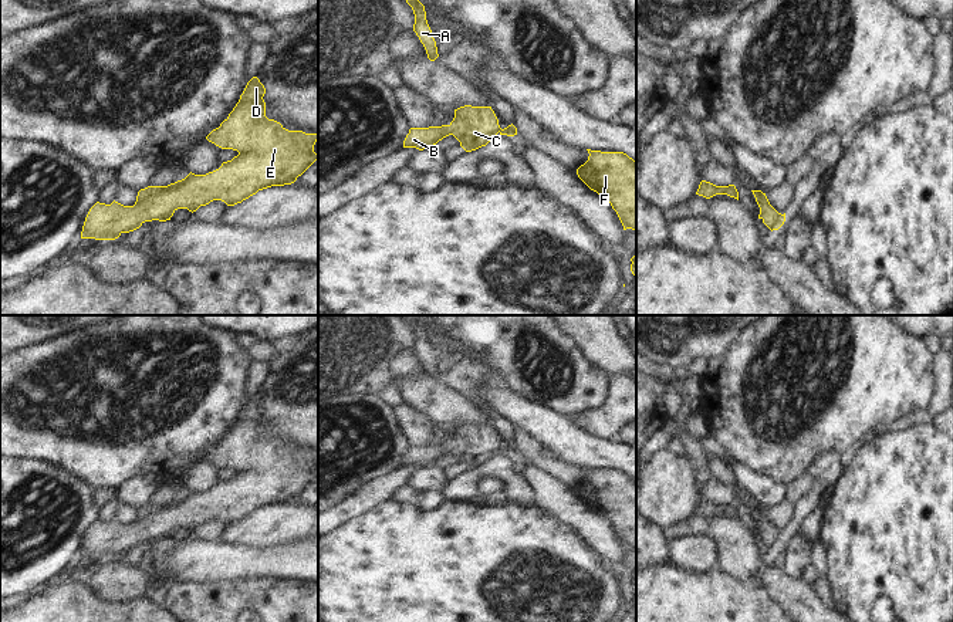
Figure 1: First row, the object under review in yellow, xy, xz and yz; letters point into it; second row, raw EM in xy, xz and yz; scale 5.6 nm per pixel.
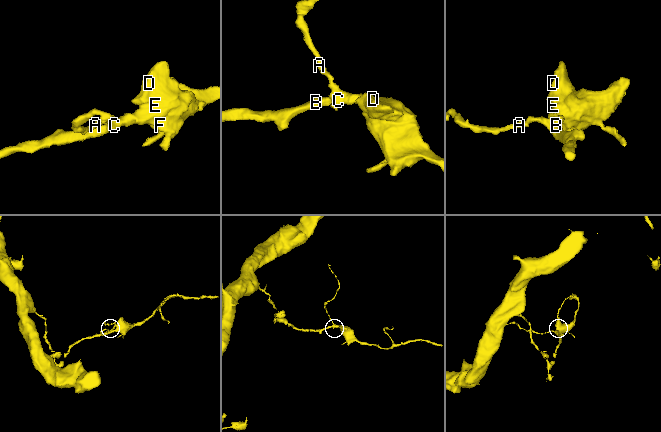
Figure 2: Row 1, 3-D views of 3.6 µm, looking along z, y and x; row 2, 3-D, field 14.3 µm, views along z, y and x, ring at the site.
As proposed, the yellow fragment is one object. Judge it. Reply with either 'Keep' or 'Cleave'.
Keep

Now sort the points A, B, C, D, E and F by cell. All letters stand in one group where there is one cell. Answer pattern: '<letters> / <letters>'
A B C D E F

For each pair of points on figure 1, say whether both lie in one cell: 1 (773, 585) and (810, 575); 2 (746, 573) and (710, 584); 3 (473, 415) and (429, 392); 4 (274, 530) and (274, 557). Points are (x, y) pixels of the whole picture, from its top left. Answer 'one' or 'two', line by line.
1: two
2: two
3: one
4: two

